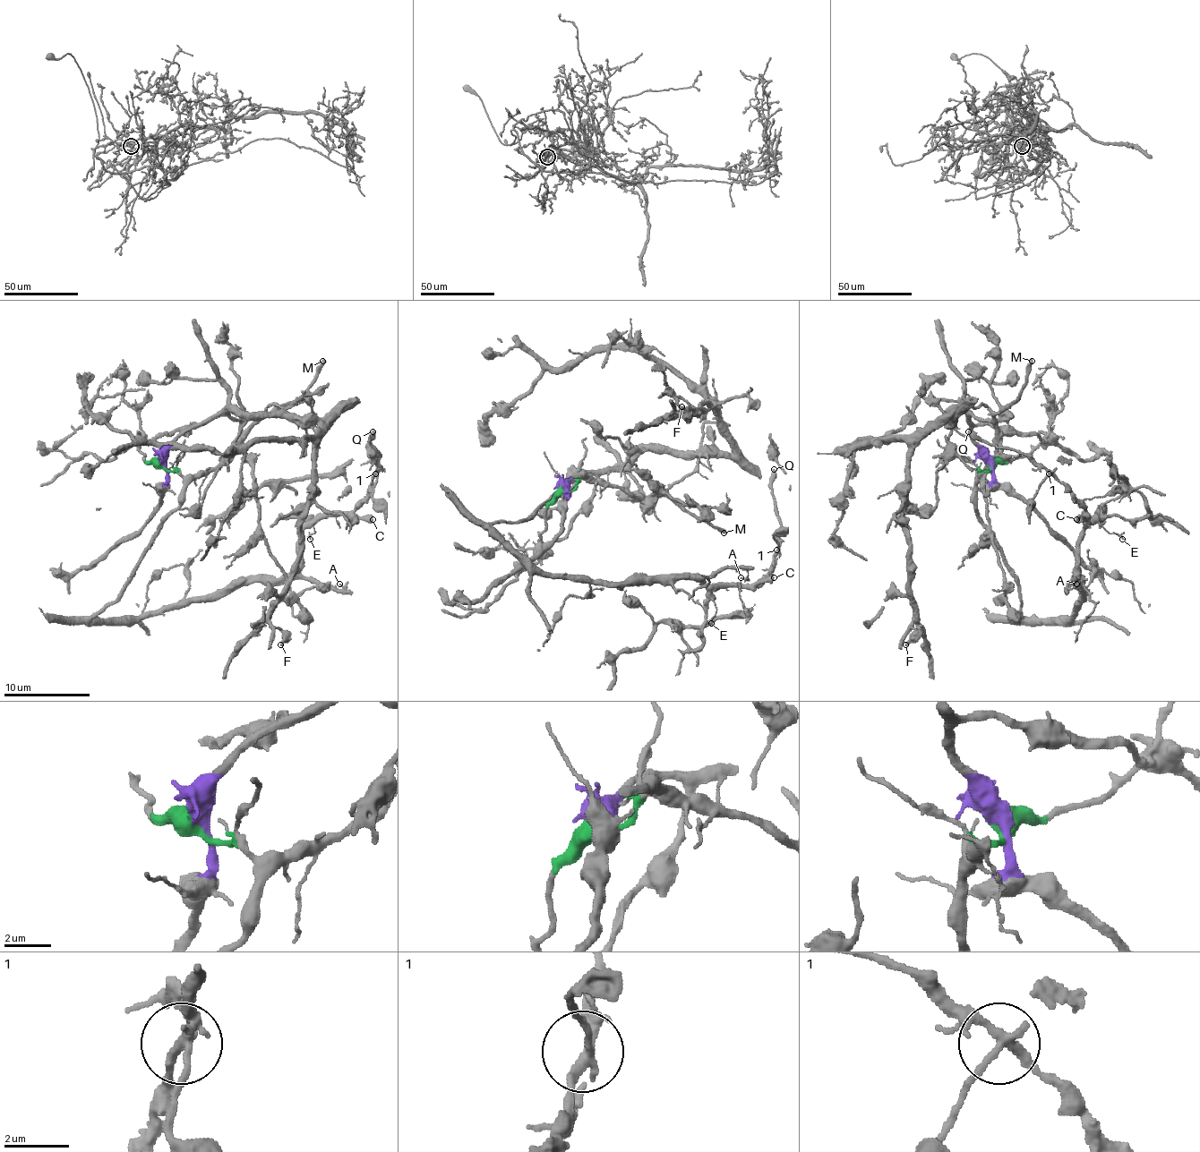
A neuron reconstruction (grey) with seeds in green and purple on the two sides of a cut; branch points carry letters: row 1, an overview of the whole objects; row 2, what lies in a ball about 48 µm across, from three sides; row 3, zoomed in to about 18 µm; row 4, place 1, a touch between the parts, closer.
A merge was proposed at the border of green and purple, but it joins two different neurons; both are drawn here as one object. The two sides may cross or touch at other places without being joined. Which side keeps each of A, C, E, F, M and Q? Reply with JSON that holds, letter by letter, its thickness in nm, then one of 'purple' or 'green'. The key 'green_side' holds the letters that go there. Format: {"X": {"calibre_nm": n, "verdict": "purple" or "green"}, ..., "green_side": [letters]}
{"A": {"calibre_nm": 130, "verdict": "green"}, "C": {"calibre_nm": 500, "verdict": "green"}, "E": {"calibre_nm": 170, "verdict": "green"}, "F": {"calibre_nm": 240, "verdict": "purple"}, "M": {"calibre_nm": 340, "verdict": "green"}, "Q": {"calibre_nm": 440, "verdict": "green"}, "green_side": ["A", "C", "E", "M", "Q"]}

